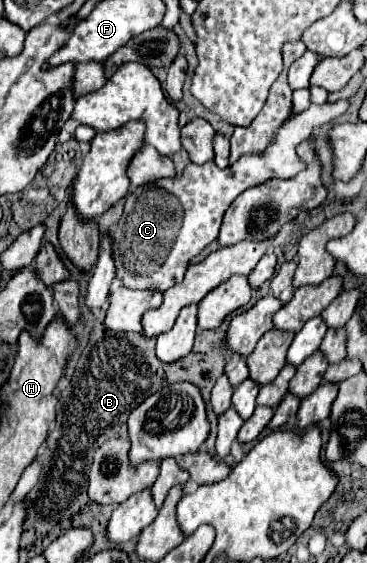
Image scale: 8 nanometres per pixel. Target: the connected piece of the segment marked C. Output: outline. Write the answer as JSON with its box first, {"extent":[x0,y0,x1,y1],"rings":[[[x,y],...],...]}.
{"extent":[113,99,347,291],"rings":[[[347,99],[311,105],[309,109],[291,117],[283,125],[283,131],[277,131],[265,155],[237,159],[225,169],[219,169],[215,161],[207,161],[203,165],[189,163],[183,175],[177,175],[175,179],[147,183],[127,195],[125,213],[119,219],[117,227],[113,227],[115,267],[117,277],[123,281],[123,285],[129,289],[165,291],[171,285],[179,283],[187,271],[189,261],[219,237],[223,215],[233,199],[241,195],[247,187],[259,185],[267,179],[297,175],[305,167],[305,163],[295,155],[297,143],[307,139],[315,127],[337,119],[347,109]]]}

